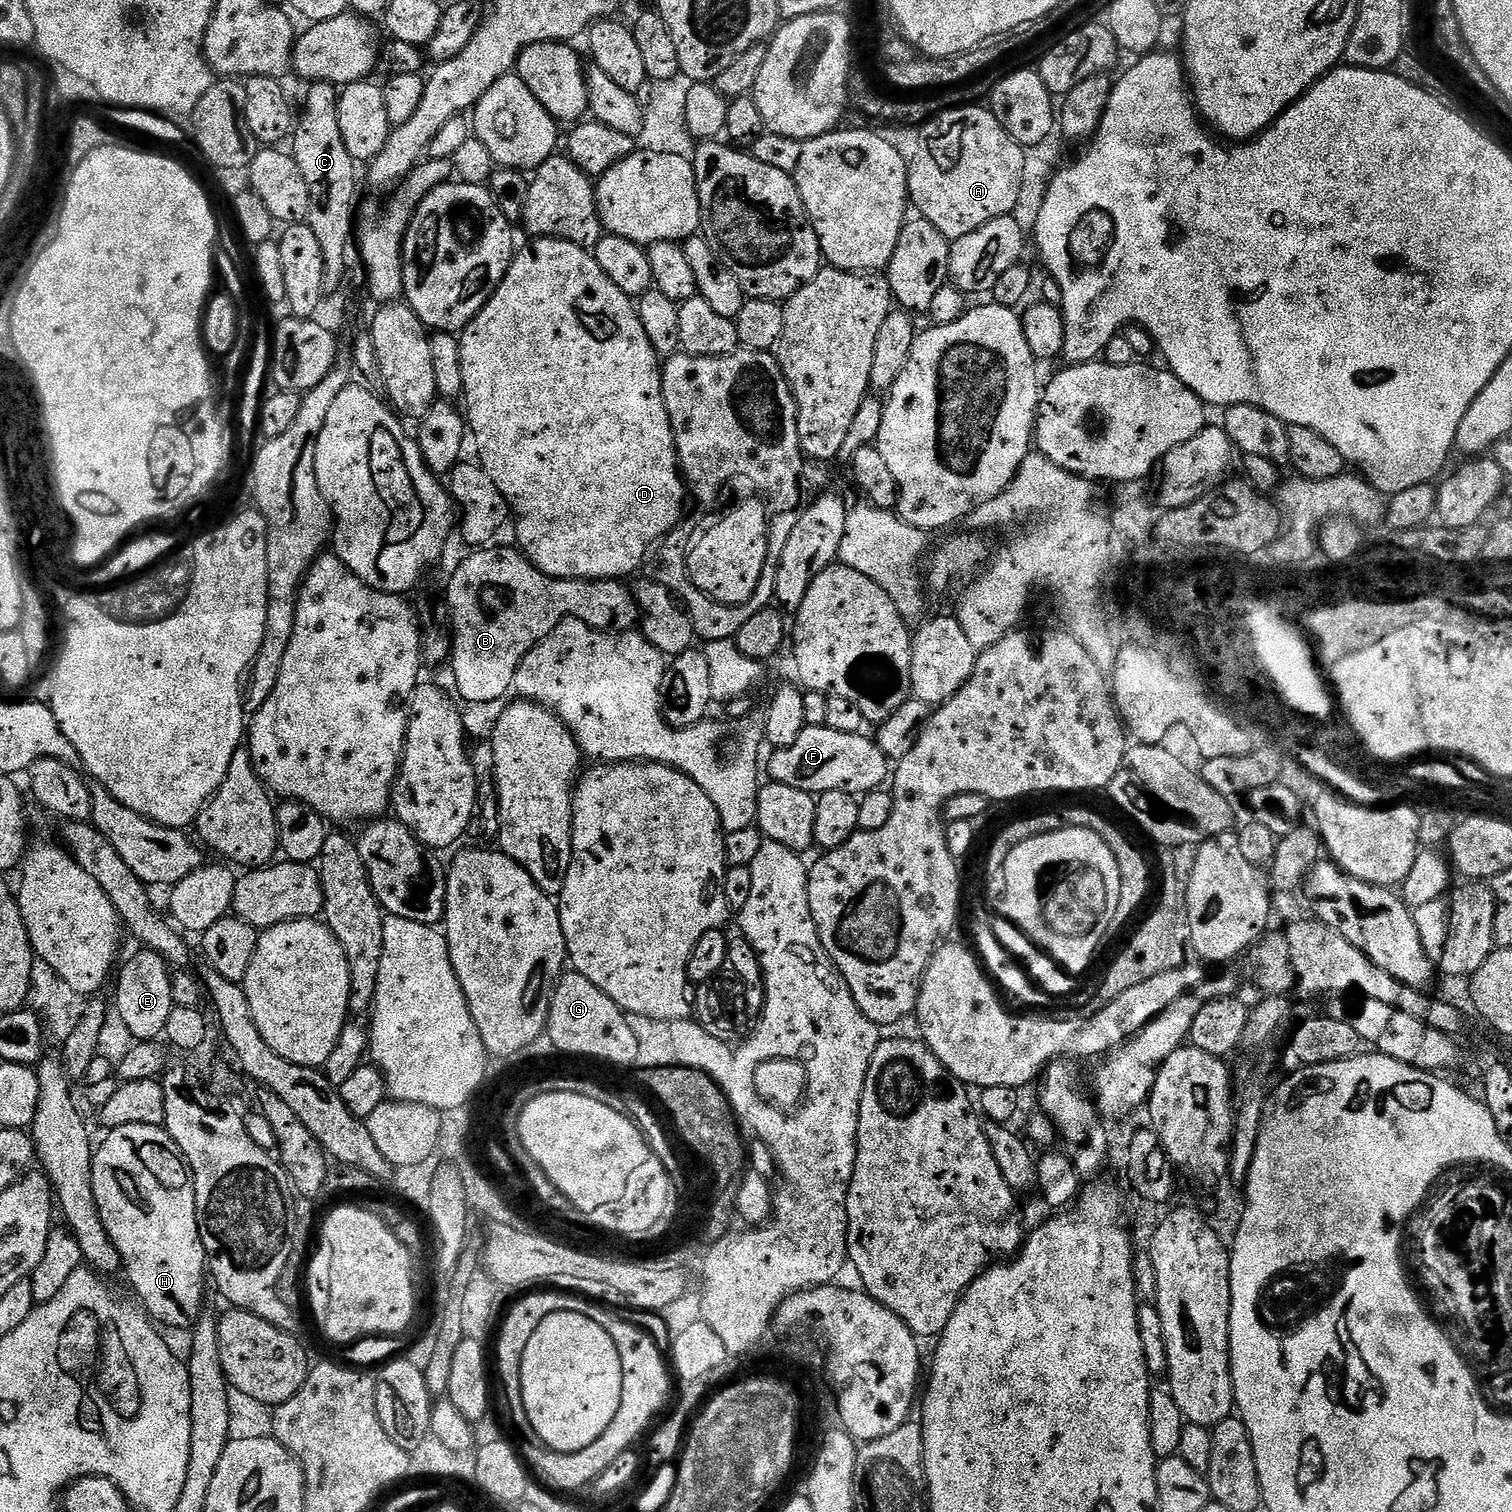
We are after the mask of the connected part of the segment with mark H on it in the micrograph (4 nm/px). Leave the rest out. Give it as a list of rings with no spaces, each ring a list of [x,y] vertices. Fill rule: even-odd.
[[[118,1126],[107,1133],[108,1137],[104,1141],[99,1141],[92,1158],[92,1185],[94,1186],[94,1198],[98,1202],[98,1214],[102,1218],[102,1226],[106,1226],[106,1234],[110,1234],[110,1242],[120,1255],[123,1275],[128,1275],[128,1280],[132,1283],[134,1291],[140,1295],[139,1303],[143,1311],[157,1325],[165,1324],[168,1328],[185,1328],[191,1329],[200,1317],[200,1313],[205,1311],[204,1304],[204,1280],[206,1284],[206,1257],[204,1247],[200,1241],[200,1231],[198,1230],[198,1218],[196,1217],[196,1195],[192,1178],[188,1170],[188,1165],[184,1162],[184,1157],[180,1154],[180,1148],[172,1141],[170,1134],[161,1126]]]

